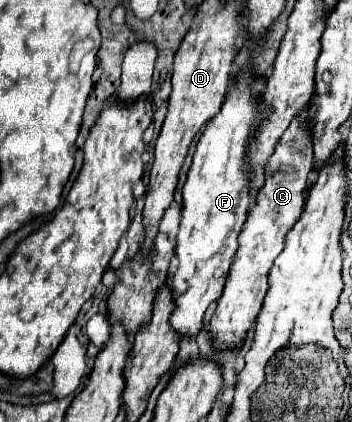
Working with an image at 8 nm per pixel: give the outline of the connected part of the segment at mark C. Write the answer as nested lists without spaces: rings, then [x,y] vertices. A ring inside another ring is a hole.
[[[310,117],[292,119],[290,127],[280,137],[268,165],[266,181],[256,193],[254,207],[248,213],[248,219],[238,235],[238,251],[234,255],[230,275],[214,317],[210,319],[210,331],[214,335],[214,347],[234,347],[246,339],[248,329],[256,323],[256,315],[262,307],[264,295],[268,291],[268,273],[280,247],[284,247],[284,231],[296,223],[304,207],[304,191],[308,187],[308,175],[314,169],[314,143]]]

